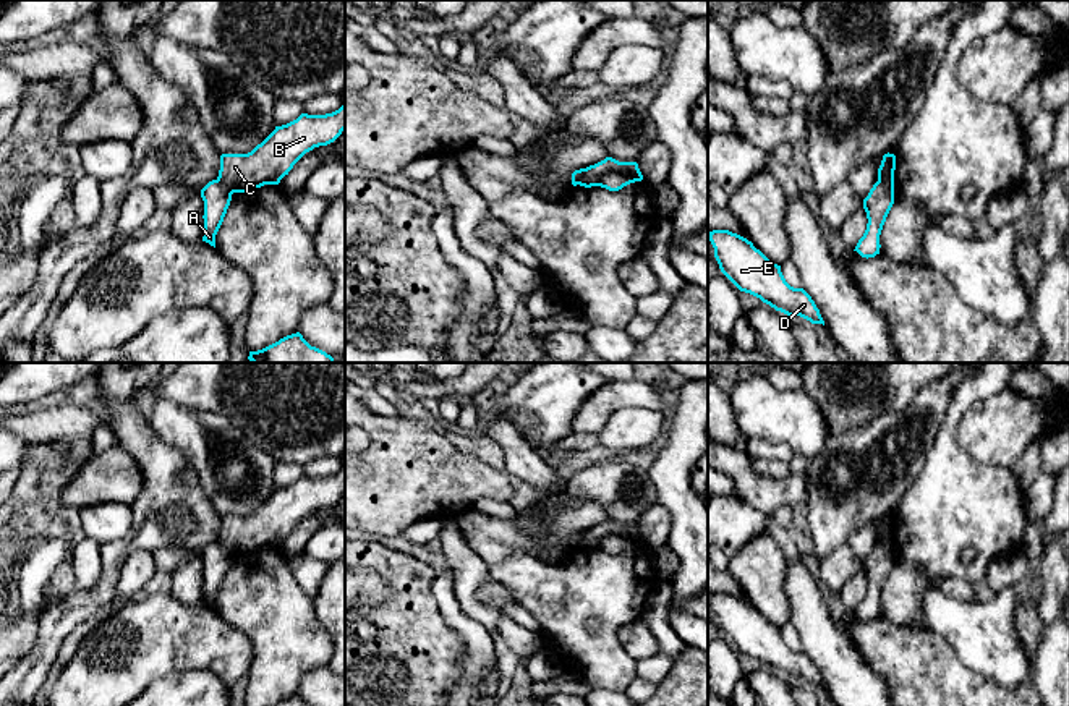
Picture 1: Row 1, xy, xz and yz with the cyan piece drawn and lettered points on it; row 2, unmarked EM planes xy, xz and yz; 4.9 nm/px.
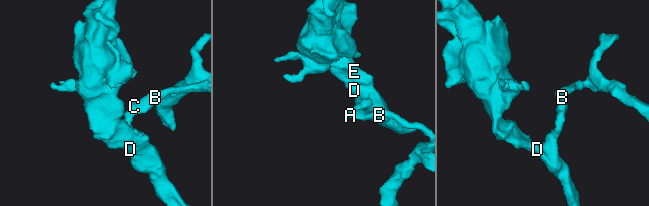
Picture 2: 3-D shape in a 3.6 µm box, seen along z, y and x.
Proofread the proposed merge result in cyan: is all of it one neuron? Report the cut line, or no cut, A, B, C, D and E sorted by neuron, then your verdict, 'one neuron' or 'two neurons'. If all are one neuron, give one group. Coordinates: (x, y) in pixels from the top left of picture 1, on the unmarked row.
cut xy (217, 541), (232, 556); groups A D E / B C; two neurons

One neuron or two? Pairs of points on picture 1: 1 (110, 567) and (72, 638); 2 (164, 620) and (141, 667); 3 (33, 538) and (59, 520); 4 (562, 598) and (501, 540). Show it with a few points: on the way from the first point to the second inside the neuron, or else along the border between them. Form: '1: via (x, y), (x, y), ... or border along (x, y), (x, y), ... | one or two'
1: border along (110, 601), (80, 622), (65, 637), (57, 654) | two
2: via (154, 632), (143, 643), (141, 656) | one
3: via (39, 531), (52, 525) | one
4: border along (541, 559), (532, 554), (511, 554), (489, 567) | two

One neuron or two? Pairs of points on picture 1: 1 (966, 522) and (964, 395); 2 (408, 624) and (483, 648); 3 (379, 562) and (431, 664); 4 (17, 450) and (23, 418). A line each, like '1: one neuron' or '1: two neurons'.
1: one neuron
2: two neurons
3: one neuron
4: two neurons

